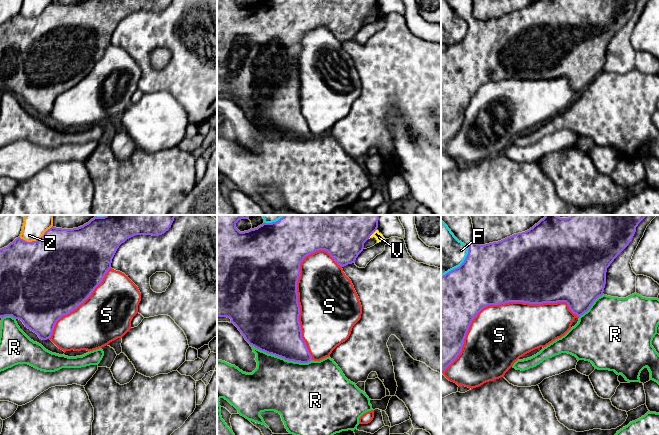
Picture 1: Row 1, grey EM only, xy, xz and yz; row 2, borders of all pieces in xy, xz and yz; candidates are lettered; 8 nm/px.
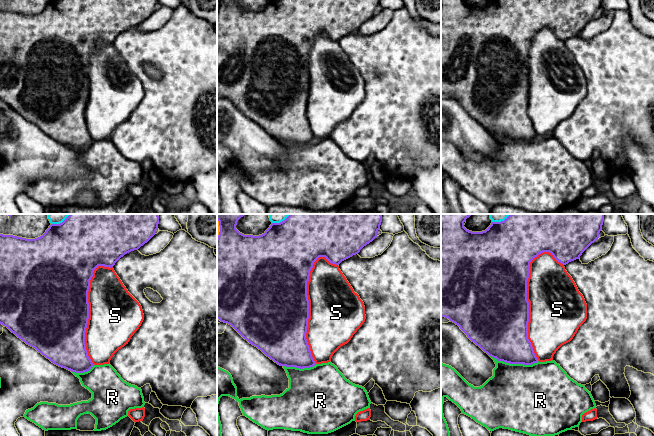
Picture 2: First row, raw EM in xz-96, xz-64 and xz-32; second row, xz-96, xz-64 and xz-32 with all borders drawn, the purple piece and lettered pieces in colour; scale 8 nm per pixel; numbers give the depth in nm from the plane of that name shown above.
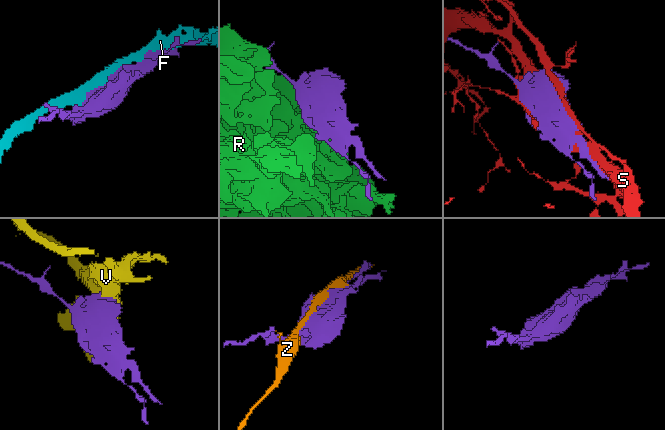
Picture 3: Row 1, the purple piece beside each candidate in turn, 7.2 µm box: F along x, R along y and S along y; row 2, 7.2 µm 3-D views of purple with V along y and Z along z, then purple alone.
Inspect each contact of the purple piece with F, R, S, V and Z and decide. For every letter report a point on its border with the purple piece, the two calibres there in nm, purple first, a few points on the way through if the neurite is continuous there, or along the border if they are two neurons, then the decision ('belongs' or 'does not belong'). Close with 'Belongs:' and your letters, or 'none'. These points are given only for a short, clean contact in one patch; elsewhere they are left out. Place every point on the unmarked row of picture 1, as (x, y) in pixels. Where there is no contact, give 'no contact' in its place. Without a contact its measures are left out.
F: yz (460, 41) | 480/320 nm | does not belong
R: xz (281, 133) | 420/440 nm | does not belong
S: yz (499, 80) | 500/480 nm | does not belong
V: xz (372, 9) | 300/70 nm | does not belong
Z: xy (36, 16) | 500/140 nm | does not belong
Belongs: none

